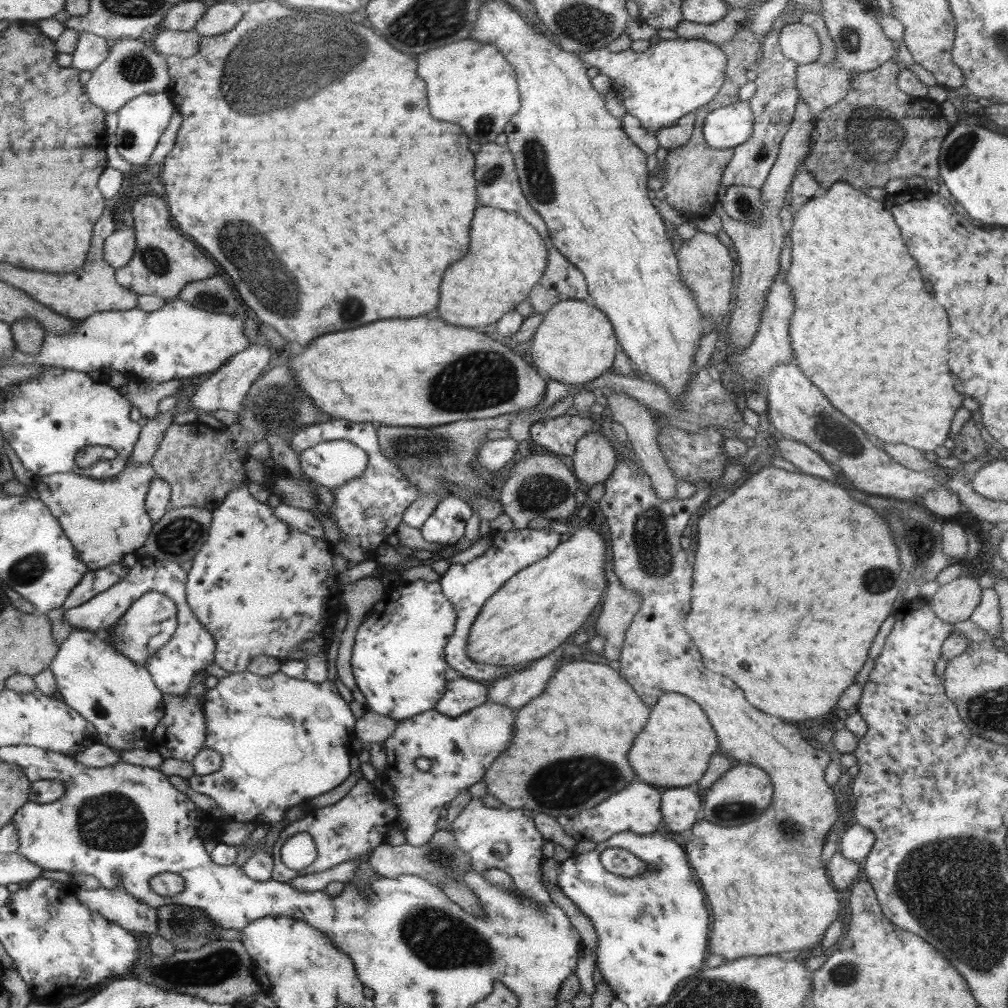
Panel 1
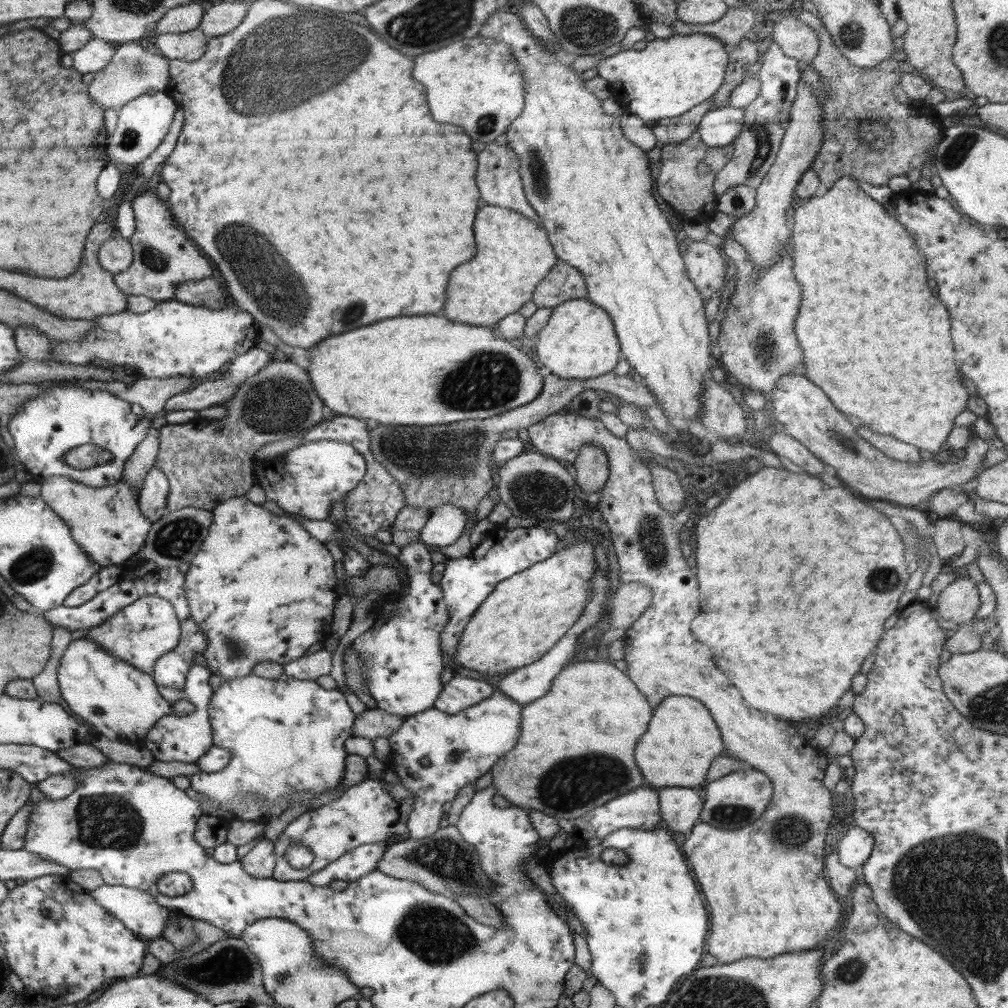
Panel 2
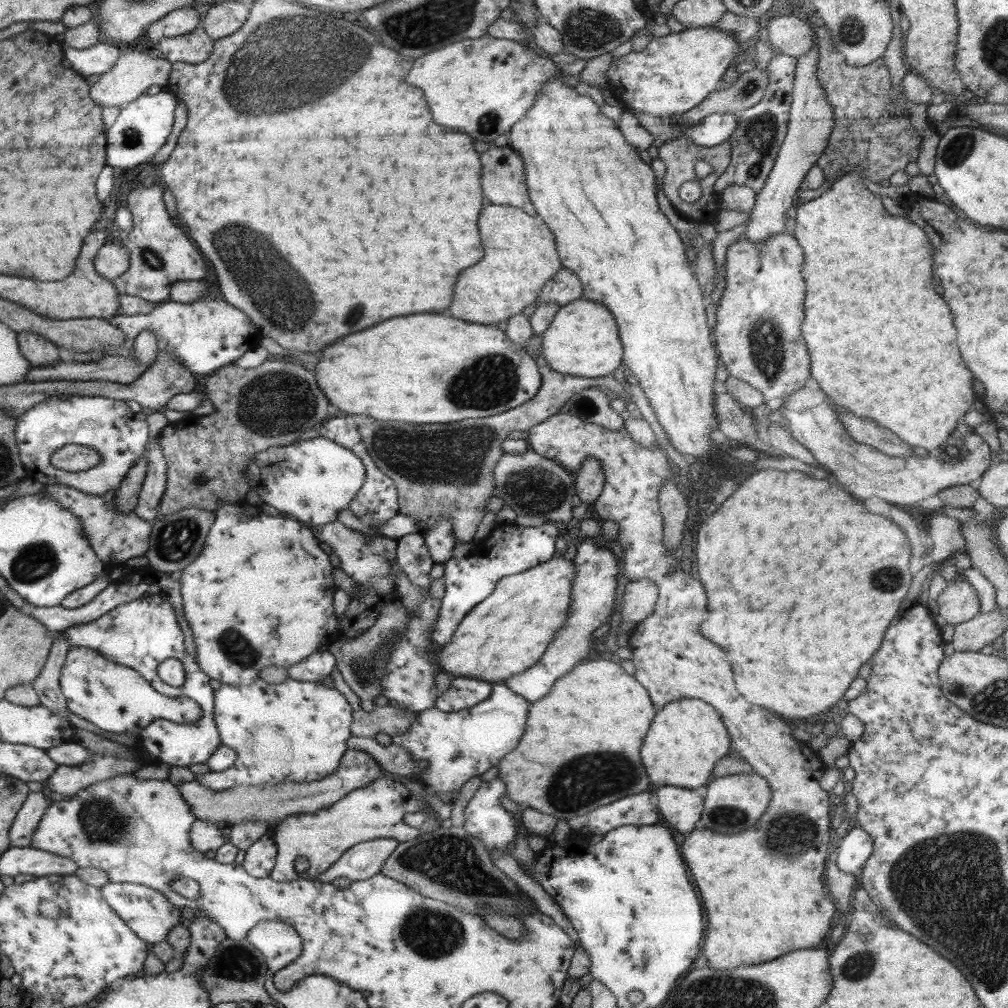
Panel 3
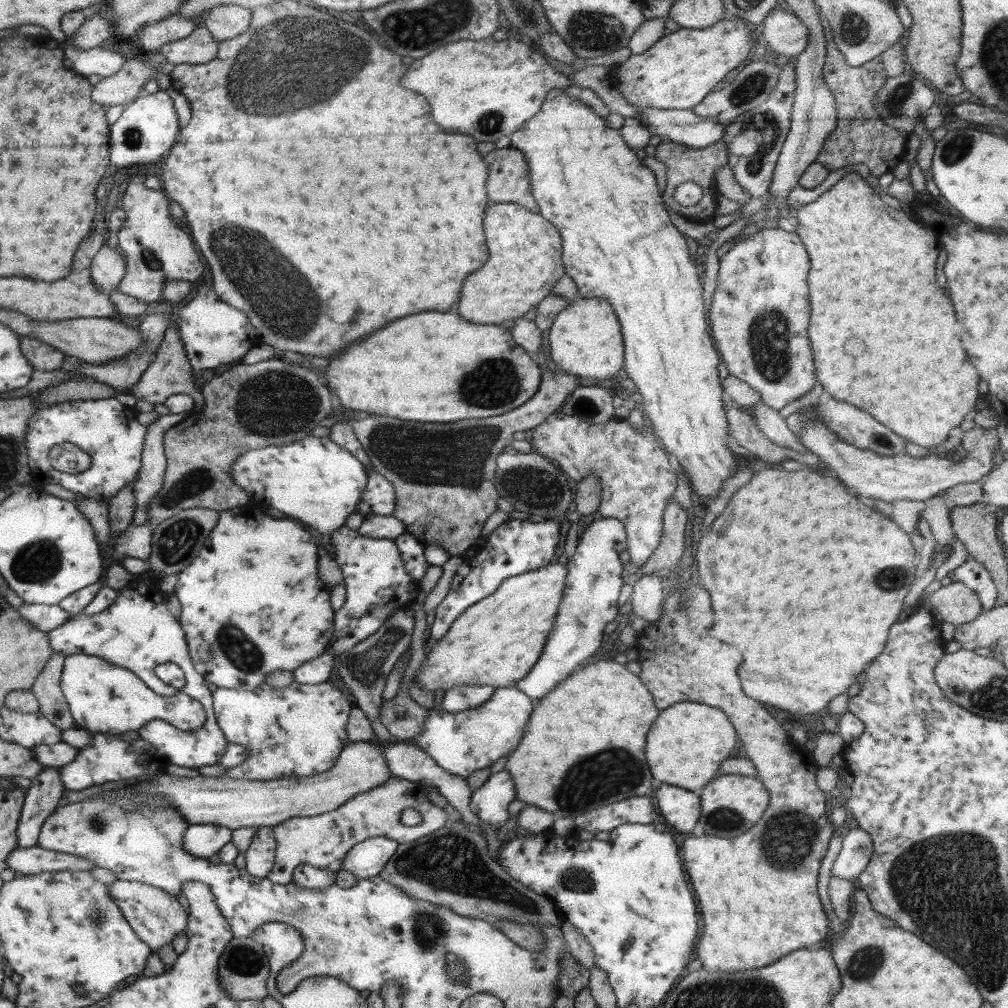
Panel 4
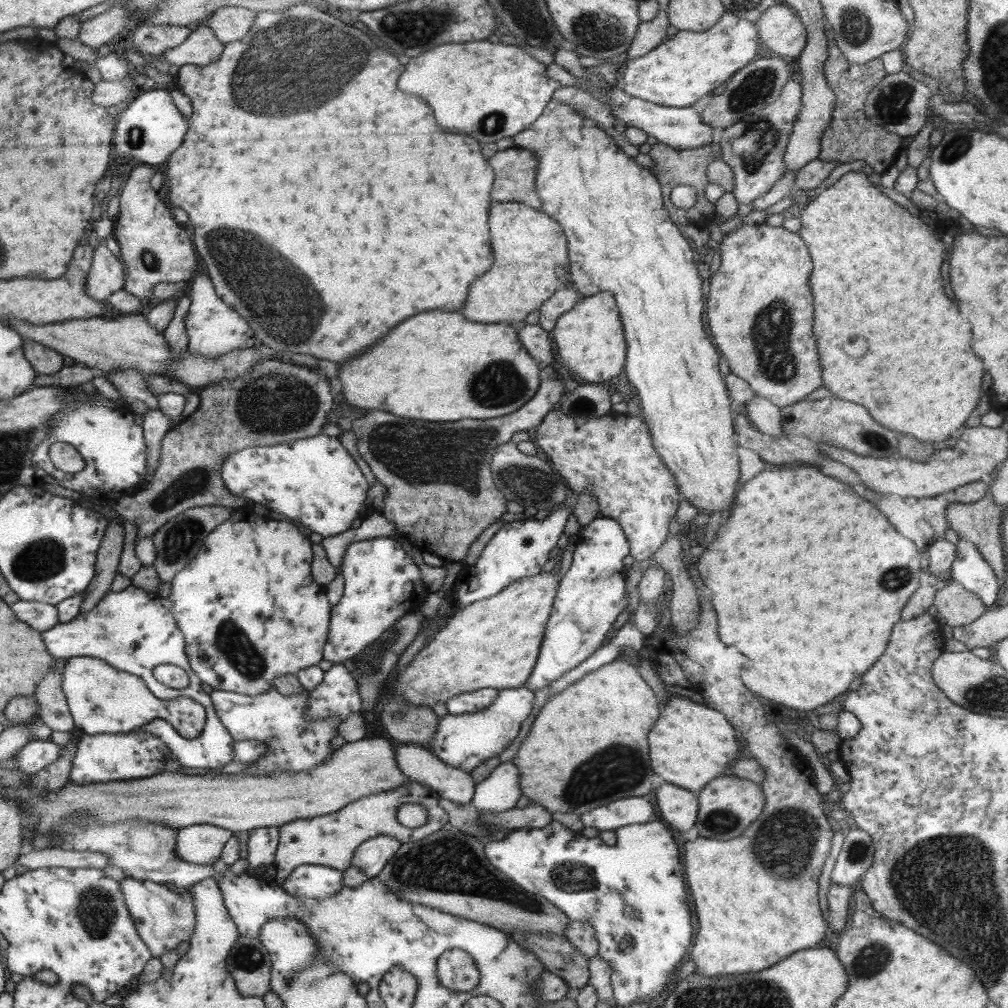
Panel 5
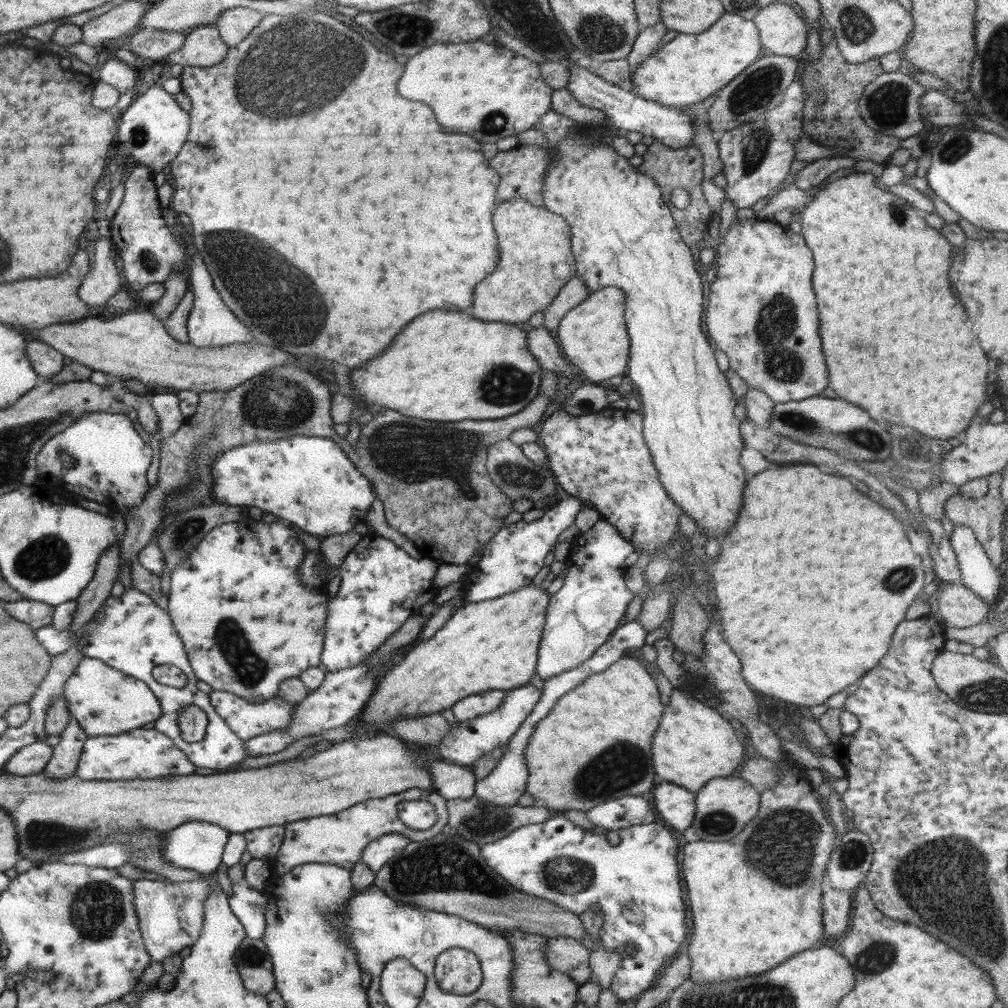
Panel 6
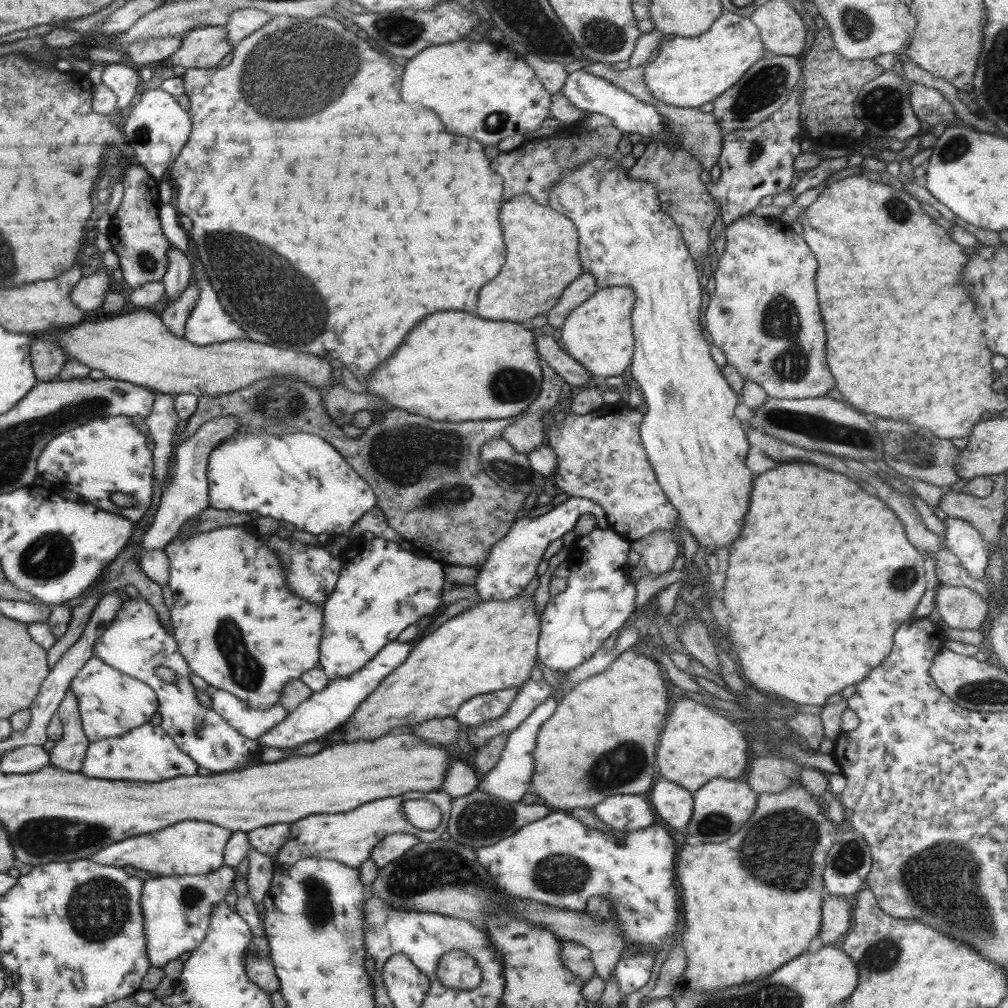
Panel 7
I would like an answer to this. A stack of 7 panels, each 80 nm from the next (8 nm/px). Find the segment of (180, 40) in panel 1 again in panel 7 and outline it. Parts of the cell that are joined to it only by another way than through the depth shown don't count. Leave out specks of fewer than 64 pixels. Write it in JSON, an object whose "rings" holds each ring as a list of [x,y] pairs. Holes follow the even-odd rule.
{"rings":[[[204,26],[188,31],[186,38],[170,60],[173,66],[214,68],[233,52],[225,26]]]}

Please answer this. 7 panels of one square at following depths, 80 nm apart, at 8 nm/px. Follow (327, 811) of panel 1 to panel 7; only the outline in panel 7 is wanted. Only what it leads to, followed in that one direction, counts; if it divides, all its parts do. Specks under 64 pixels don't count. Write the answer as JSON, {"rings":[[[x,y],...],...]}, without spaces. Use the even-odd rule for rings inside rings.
{"rings":[[[411,791],[398,797],[380,799],[378,802],[370,801],[344,813],[308,815],[291,823],[288,840],[274,858],[278,862],[278,866],[284,868],[288,868],[301,858],[314,857],[335,860],[350,868],[358,869],[367,858],[370,858],[374,846],[389,834],[406,833],[414,835],[419,842],[427,843],[438,840],[442,833],[447,830],[451,815],[451,804],[452,799],[446,792],[431,791],[424,793]],[[412,799],[424,799],[433,802],[441,810],[441,823],[434,830],[420,830],[402,820],[403,802]]]}

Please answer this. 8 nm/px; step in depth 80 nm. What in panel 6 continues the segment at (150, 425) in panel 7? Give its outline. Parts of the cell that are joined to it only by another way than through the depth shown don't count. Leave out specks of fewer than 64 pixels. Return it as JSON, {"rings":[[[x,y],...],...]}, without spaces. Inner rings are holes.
{"rings":[[[163,393],[150,396],[150,402],[159,420],[158,438],[172,436],[184,424],[185,417],[178,407],[178,397],[175,393]]]}

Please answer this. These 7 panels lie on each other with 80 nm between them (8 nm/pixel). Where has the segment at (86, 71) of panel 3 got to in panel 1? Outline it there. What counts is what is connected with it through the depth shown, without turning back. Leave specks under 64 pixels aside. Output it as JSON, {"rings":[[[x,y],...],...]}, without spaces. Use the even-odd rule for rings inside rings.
{"rings":[[[87,30],[78,31],[78,43],[72,53],[72,65],[78,71],[94,71],[104,58],[108,58],[110,43],[107,39],[88,33]]]}

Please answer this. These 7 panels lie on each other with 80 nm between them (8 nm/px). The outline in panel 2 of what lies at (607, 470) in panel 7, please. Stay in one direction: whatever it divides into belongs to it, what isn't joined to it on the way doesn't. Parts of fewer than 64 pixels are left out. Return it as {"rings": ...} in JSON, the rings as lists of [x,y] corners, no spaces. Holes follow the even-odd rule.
{"rings":[[[579,411],[564,415],[556,413],[529,426],[527,430],[530,436],[529,442],[534,444],[536,452],[555,458],[557,461],[562,460],[562,462],[573,463],[580,452],[581,446],[588,442],[595,442],[595,444],[601,446],[609,458],[610,474],[605,485],[600,490],[601,495],[596,505],[596,510],[600,512],[602,519],[605,521],[605,528],[611,535],[612,544],[616,550],[616,555],[618,555],[618,564],[620,564],[618,577],[620,582],[642,584],[642,586],[648,586],[653,592],[653,599],[651,600],[650,606],[641,614],[641,617],[635,620],[632,626],[627,628],[622,634],[622,644],[624,645],[623,659],[626,660],[626,664],[628,664],[628,670],[625,673],[632,679],[632,682],[638,687],[638,690],[644,694],[653,709],[660,706],[660,703],[670,695],[688,696],[703,702],[704,706],[708,707],[713,719],[716,721],[725,748],[728,748],[730,755],[736,756],[738,760],[744,761],[751,768],[763,772],[771,780],[772,787],[774,788],[772,800],[768,803],[768,808],[766,808],[766,810],[772,810],[772,812],[764,812],[762,818],[758,818],[758,820],[754,822],[754,826],[762,826],[762,828],[748,828],[748,830],[746,830],[746,828],[744,828],[744,830],[716,830],[714,826],[699,821],[692,827],[690,838],[682,844],[682,848],[684,848],[683,855],[688,858],[688,862],[690,862],[690,866],[692,866],[692,872],[694,872],[694,878],[696,878],[696,882],[700,884],[700,890],[702,890],[702,894],[704,894],[704,898],[706,898],[706,902],[708,902],[708,912],[710,912],[710,936],[708,936],[708,942],[706,942],[706,944],[708,944],[708,954],[712,954],[712,956],[716,957],[717,962],[720,962],[720,964],[732,964],[732,962],[746,958],[746,956],[772,958],[779,954],[809,951],[810,949],[820,947],[826,940],[827,934],[829,934],[828,932],[836,930],[836,922],[838,922],[838,918],[840,918],[840,904],[836,901],[837,895],[830,888],[827,879],[824,880],[824,878],[826,878],[826,874],[824,874],[824,854],[827,853],[828,849],[826,848],[826,832],[828,832],[830,820],[832,820],[832,816],[834,816],[835,807],[832,796],[833,791],[823,785],[828,759],[818,748],[812,747],[804,740],[804,737],[794,728],[794,723],[788,722],[788,724],[786,724],[786,722],[784,722],[784,724],[782,724],[782,720],[778,720],[776,716],[764,714],[764,712],[760,712],[760,710],[748,706],[748,704],[740,698],[740,692],[738,692],[738,690],[726,680],[726,676],[716,668],[716,664],[714,664],[712,656],[710,656],[708,646],[704,646],[702,642],[698,642],[698,640],[692,636],[692,630],[690,630],[692,626],[690,626],[690,624],[692,624],[692,621],[695,620],[696,616],[698,616],[698,612],[700,612],[700,602],[698,602],[698,580],[696,580],[694,572],[690,572],[690,566],[686,563],[687,560],[682,557],[683,553],[679,540],[680,532],[692,513],[686,508],[686,504],[678,513],[674,513],[674,515],[670,515],[667,510],[664,510],[660,506],[652,484],[651,470],[646,462],[642,460],[646,453],[632,449],[625,438],[618,438],[618,436],[616,436],[613,431],[608,430],[599,419],[586,418],[584,413],[580,413]]]}

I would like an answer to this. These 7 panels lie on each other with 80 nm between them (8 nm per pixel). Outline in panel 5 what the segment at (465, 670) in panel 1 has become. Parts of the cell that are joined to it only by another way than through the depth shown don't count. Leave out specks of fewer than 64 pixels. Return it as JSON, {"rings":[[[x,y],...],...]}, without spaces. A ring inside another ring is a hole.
{"rings":[[[564,503],[550,511],[550,515],[544,520],[534,518],[503,524],[502,528],[492,536],[486,548],[482,550],[481,557],[476,560],[474,566],[466,570],[466,578],[461,573],[458,574],[453,584],[452,594],[448,597],[453,614],[472,602],[494,596],[498,591],[504,590],[507,585],[522,578],[539,574],[549,560],[548,554],[557,547],[568,517],[572,514],[573,507]]]}

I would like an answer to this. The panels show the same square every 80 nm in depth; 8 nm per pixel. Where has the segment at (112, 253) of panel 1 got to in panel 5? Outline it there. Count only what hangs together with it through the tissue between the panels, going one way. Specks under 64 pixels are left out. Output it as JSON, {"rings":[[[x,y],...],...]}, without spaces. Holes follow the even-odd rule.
{"rings":[[[103,243],[96,248],[86,281],[86,294],[96,300],[106,300],[113,292],[124,288],[124,265]]]}

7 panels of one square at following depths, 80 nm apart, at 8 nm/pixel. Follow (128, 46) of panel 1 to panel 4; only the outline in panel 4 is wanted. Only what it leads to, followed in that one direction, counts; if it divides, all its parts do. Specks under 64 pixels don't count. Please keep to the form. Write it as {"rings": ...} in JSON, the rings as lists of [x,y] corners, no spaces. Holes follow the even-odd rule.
{"rings":[[[146,55],[124,57],[120,71],[93,86],[92,100],[106,109],[116,105],[126,106],[143,93],[144,86],[154,79],[154,75],[162,73],[170,76],[174,66],[167,62],[162,68],[154,67],[154,64],[148,63]]]}

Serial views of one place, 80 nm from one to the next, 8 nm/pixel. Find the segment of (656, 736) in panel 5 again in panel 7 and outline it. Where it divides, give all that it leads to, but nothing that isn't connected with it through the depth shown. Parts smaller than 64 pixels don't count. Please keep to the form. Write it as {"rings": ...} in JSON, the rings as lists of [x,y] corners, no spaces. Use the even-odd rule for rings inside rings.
{"rings":[[[680,698],[662,730],[656,762],[660,774],[666,780],[696,792],[711,778],[743,779],[748,769],[748,746],[742,732],[726,717],[712,711],[702,702]]]}

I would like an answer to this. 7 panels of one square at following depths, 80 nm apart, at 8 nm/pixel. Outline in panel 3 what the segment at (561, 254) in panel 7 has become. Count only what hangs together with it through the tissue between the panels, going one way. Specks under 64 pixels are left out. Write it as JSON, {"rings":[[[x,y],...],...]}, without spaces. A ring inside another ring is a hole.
{"rings":[[[495,205],[486,206],[478,220],[480,238],[484,246],[484,258],[472,266],[472,270],[464,270],[454,286],[454,300],[450,306],[450,314],[456,318],[483,325],[495,325],[508,320],[511,316],[521,314],[526,306],[537,303],[541,288],[560,269],[561,262],[557,253],[555,234],[545,225],[545,222],[531,217],[522,209],[513,206]]]}

